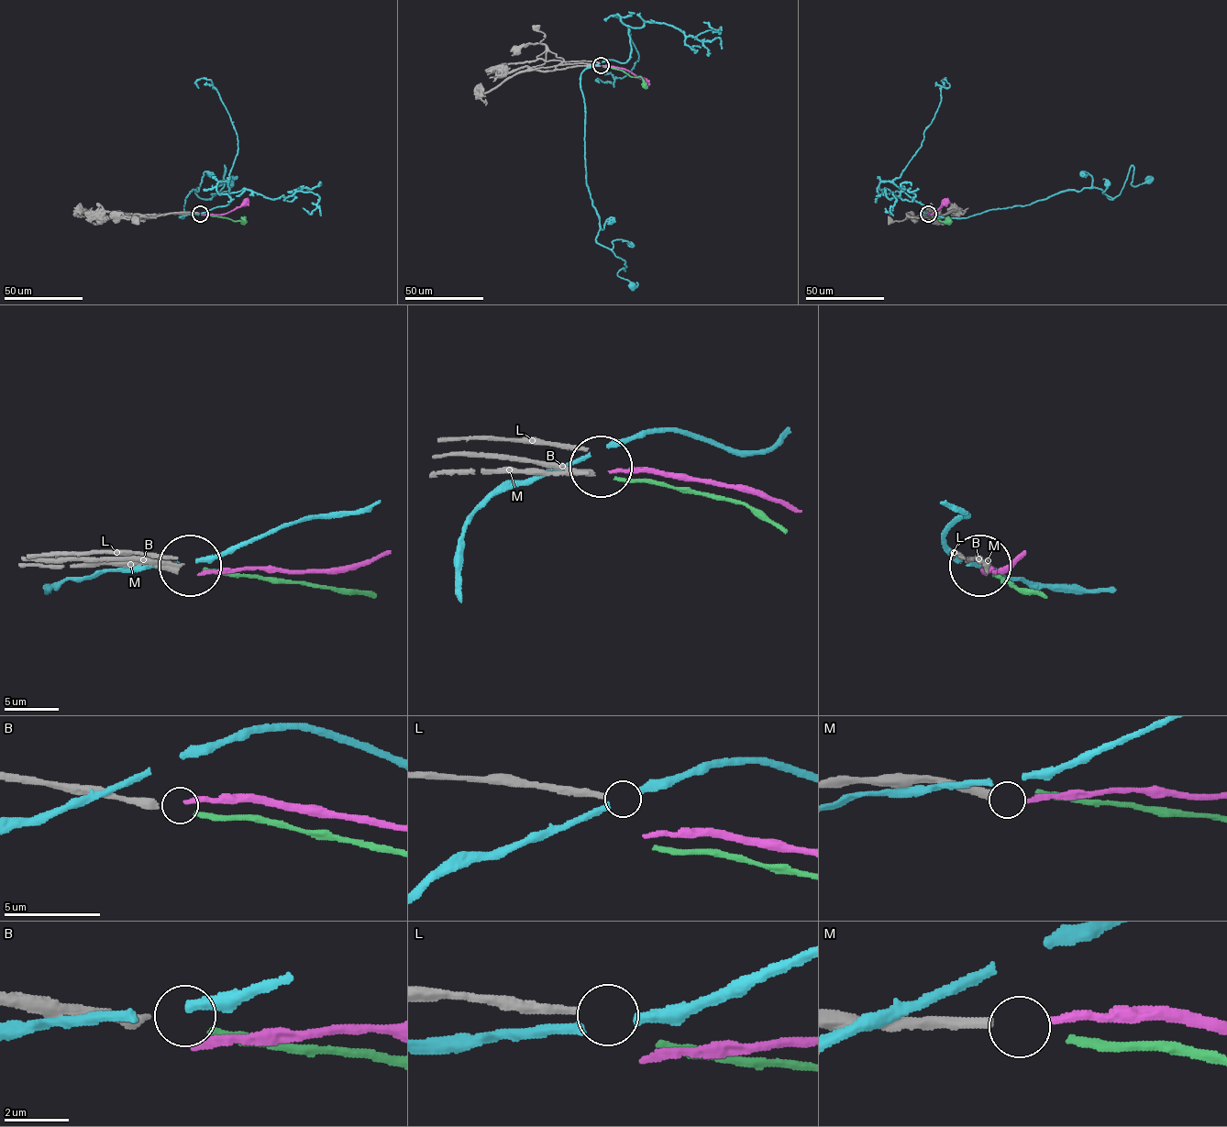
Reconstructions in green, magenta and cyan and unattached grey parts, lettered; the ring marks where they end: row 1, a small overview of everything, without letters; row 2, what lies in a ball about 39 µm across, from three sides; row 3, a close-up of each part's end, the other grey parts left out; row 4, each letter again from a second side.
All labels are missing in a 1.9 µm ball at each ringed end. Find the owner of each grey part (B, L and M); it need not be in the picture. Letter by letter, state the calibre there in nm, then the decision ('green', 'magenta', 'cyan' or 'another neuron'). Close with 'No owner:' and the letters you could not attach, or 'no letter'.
B: calibre 420 nm; green
L: calibre 280 nm; another neuron
M: calibre 380 nm; magenta
No owner: L

